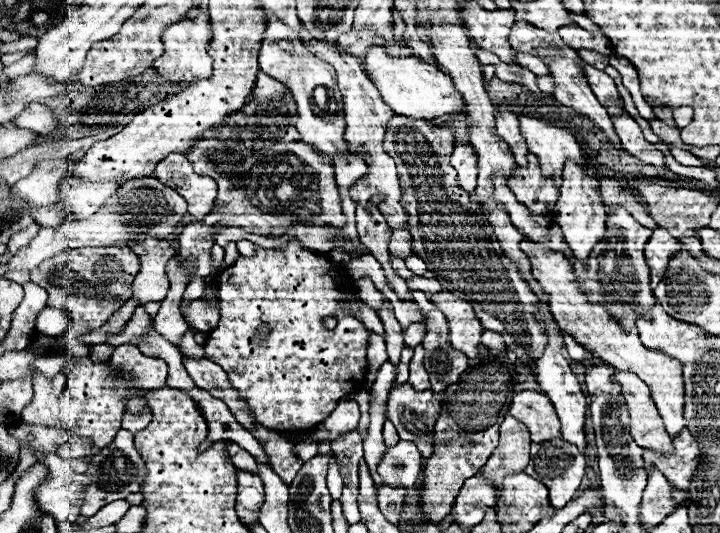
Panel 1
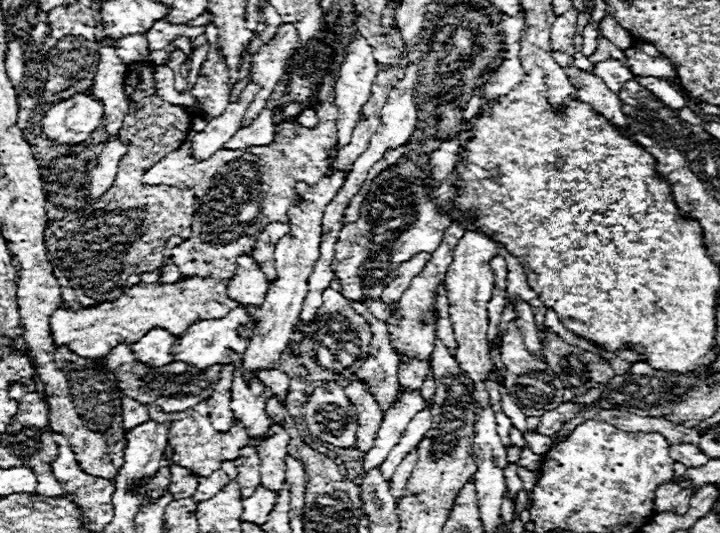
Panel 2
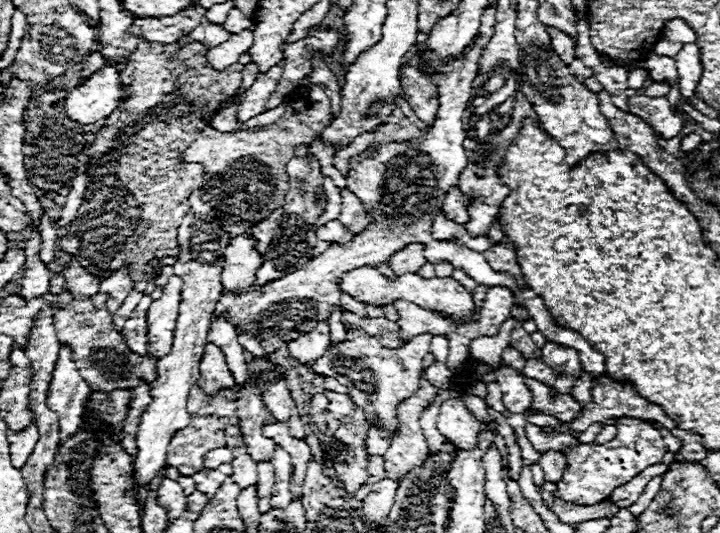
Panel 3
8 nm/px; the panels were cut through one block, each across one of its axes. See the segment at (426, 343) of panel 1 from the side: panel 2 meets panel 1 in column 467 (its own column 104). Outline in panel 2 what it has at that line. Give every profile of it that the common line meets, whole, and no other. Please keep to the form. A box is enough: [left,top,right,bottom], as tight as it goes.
[98,344,222,412]

